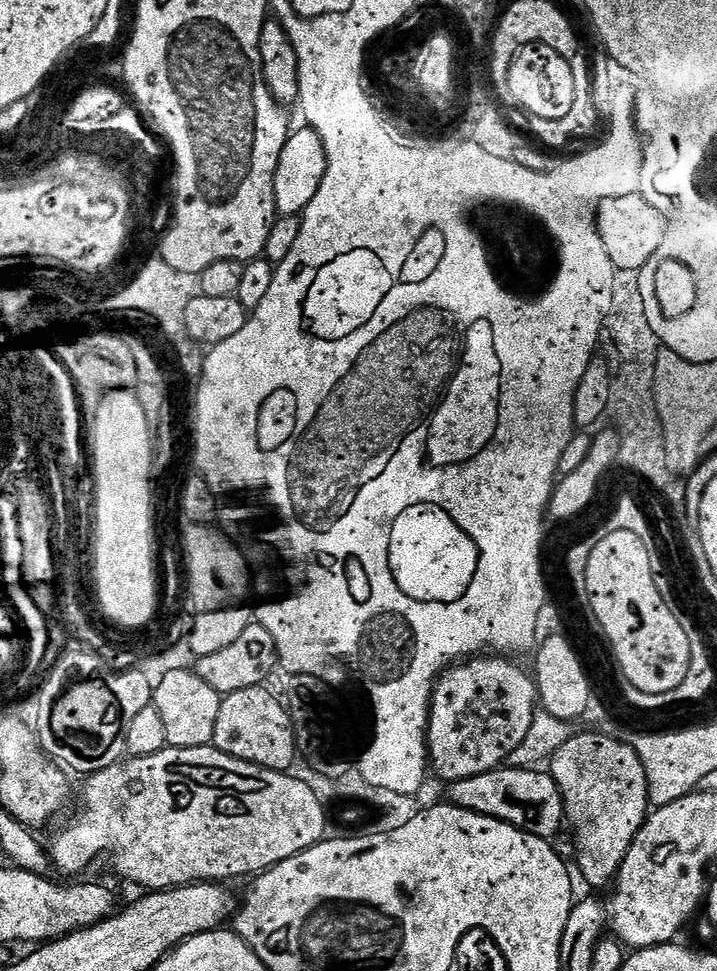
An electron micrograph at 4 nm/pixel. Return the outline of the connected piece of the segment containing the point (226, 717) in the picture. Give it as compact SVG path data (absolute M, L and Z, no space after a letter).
M268 686L251 688L250 690L234 690L234 694L223 697L218 710L218 722L214 725L212 744L222 754L230 754L242 762L250 762L262 766L266 770L287 772L298 759L298 733L294 727L291 712L285 701L280 700L268 689Z

